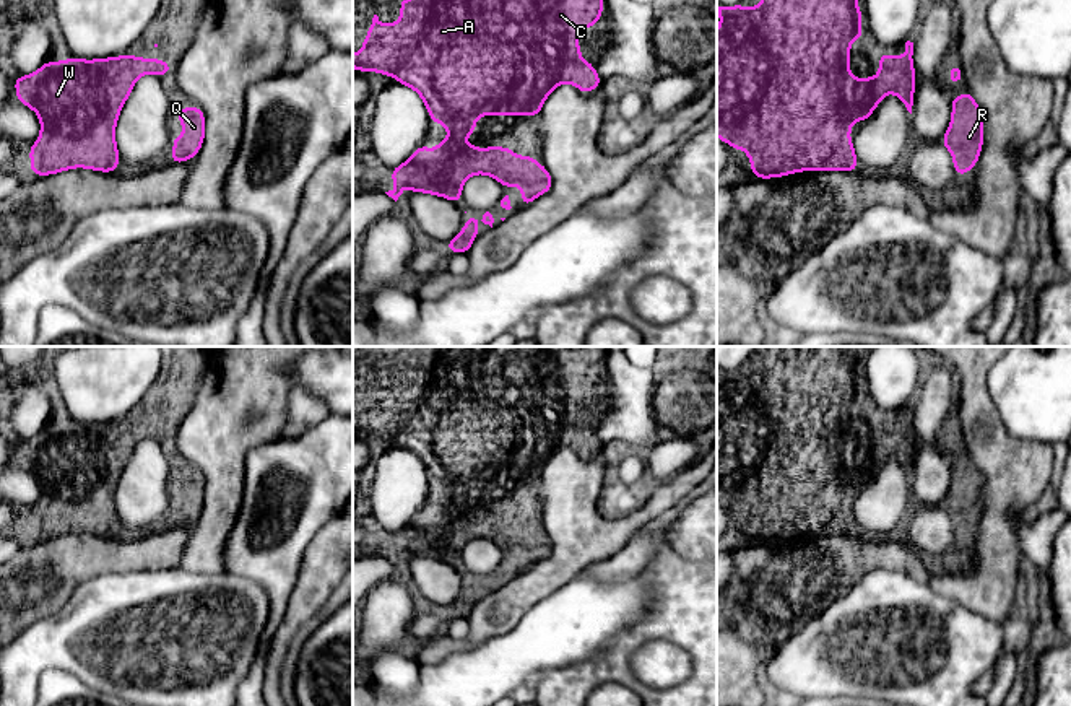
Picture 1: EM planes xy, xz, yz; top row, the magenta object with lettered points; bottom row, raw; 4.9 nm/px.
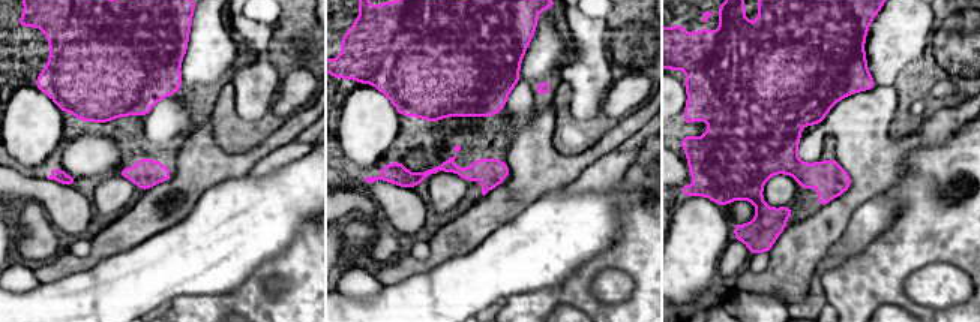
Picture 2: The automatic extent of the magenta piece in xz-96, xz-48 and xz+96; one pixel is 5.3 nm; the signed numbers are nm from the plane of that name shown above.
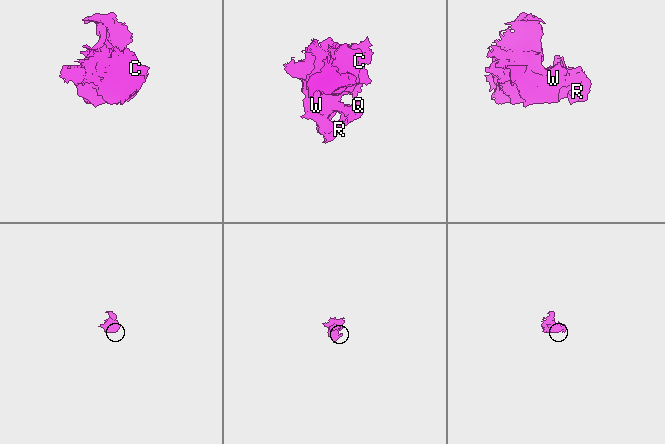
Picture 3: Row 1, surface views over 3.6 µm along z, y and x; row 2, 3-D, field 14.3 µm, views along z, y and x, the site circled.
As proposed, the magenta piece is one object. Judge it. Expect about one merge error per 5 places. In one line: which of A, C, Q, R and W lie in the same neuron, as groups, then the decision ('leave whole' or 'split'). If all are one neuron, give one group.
A C Q R W | leave whole

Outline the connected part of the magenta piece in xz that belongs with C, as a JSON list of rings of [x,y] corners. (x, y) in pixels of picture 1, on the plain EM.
[[[434,346],[434,360],[414,358],[410,364],[400,363],[401,381],[395,389],[380,389],[374,379],[369,399],[362,405],[362,416],[353,416],[353,433],[358,436],[379,436],[397,442],[401,449],[413,452],[426,468],[432,486],[442,488],[449,503],[434,514],[424,508],[408,522],[406,527],[392,534],[392,547],[397,555],[385,556],[395,566],[403,558],[403,551],[411,556],[424,556],[445,561],[453,568],[462,563],[462,550],[473,538],[486,538],[501,550],[522,550],[522,571],[546,558],[553,550],[553,542],[535,522],[514,519],[512,512],[491,509],[486,514],[465,509],[463,503],[471,501],[478,480],[531,480],[536,482],[544,464],[561,447],[572,447],[582,457],[600,452],[601,442],[593,428],[580,423],[582,412],[575,407],[580,394],[595,390],[603,376],[603,346]]]

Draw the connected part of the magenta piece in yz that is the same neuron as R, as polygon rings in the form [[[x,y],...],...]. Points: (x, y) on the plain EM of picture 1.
[[[970,455],[951,464],[952,480],[943,509],[951,516],[957,540],[967,538],[980,522],[983,509],[983,475]]]

